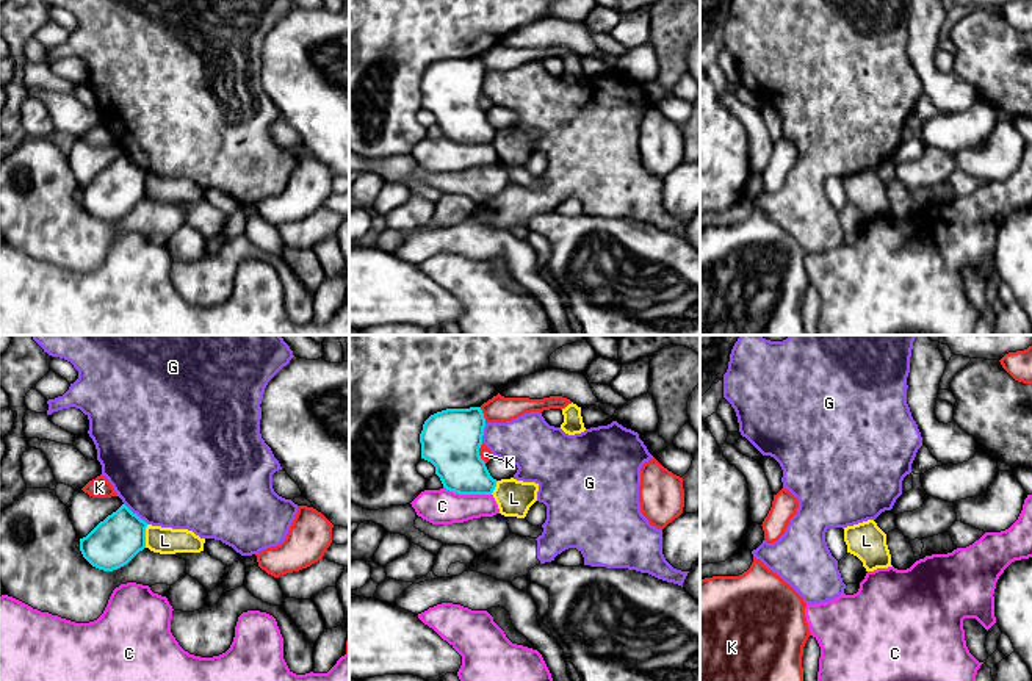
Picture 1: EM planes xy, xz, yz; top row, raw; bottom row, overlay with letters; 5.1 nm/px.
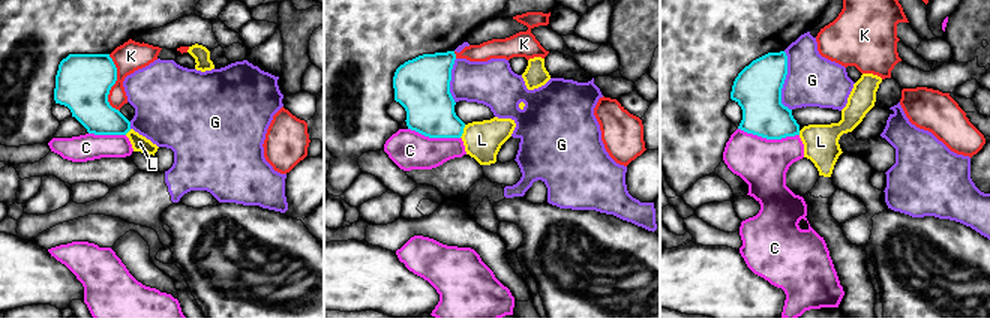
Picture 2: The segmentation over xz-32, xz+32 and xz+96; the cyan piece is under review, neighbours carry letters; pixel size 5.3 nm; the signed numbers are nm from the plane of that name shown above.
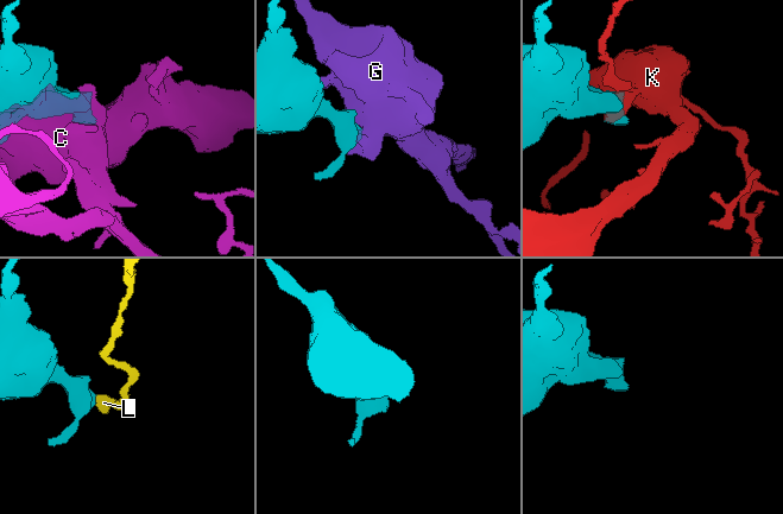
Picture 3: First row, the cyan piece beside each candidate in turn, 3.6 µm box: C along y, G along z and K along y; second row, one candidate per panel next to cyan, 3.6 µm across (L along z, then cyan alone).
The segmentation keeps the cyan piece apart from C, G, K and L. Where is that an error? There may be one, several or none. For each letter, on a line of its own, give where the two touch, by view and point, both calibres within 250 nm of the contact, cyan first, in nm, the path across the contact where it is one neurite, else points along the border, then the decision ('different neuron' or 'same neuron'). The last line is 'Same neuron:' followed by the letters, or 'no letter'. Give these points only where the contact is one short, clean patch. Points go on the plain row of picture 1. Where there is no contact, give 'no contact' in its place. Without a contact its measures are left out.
C: meets cyan in xz at (467, 143); 280 nm thick on the cyan side, 180 nm on the other; different neuron
G: meets cyan in xy at (135, 163); 240 nm thick on the cyan side, 500 nm on the other; different neuron
K: meets cyan in xz at (478, 102); 300 nm thick on the cyan side, 70 nm on the other; different neuron
L: meets cyan in xy at (144, 185); 240 nm thick on the cyan side, 140 nm on the other; border along xy (147, 174), (144, 196); different neuron
Same neuron: no letter

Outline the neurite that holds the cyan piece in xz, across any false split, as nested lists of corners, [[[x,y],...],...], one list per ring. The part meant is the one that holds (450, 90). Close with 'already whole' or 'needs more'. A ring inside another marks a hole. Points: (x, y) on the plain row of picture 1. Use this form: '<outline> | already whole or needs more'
[[[481,56],[431,64],[420,83],[421,108],[435,116],[443,136],[459,144],[492,144],[496,136],[479,105],[485,67]]] | already whole

